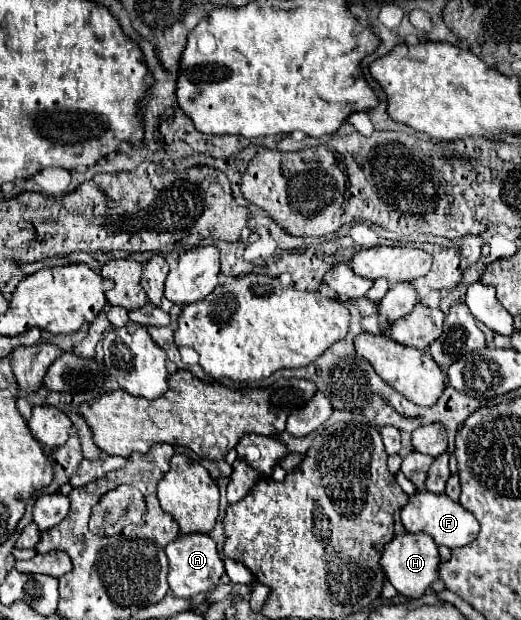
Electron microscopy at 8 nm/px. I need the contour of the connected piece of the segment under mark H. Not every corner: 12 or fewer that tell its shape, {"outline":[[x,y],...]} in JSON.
{"outline":[[396,535],[382,553],[388,581],[408,599],[438,579],[438,545]]}

